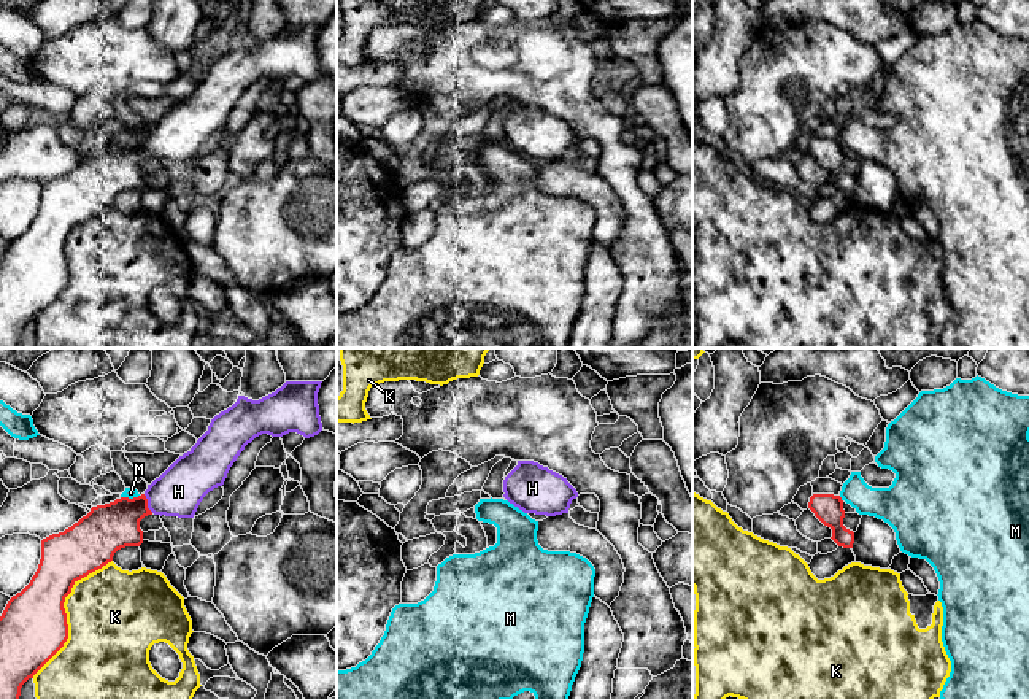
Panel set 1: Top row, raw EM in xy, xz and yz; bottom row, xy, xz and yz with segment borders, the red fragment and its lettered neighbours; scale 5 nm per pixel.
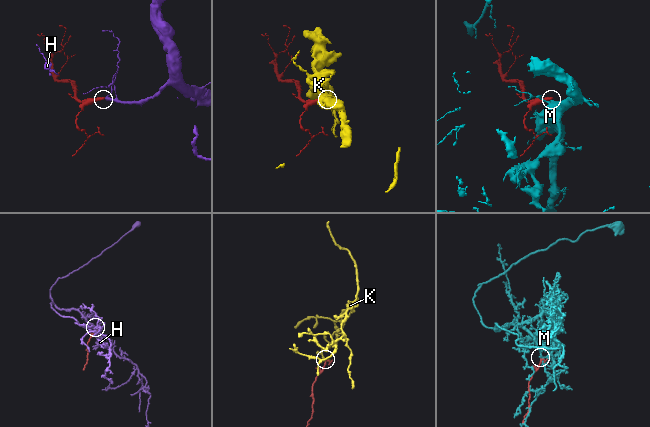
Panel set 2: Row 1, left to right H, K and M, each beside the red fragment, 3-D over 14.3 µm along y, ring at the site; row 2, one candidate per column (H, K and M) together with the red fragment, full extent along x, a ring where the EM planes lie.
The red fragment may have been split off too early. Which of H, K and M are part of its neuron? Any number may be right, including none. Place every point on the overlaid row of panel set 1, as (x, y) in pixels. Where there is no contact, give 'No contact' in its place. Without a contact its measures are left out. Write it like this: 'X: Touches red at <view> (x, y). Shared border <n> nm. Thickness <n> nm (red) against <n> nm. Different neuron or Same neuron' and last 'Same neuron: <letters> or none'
H: Touches red at xy (146, 504). Shared border 110 nm. Thickness 240 nm (red) against 240 nm. Same neuron
K: Touches red at xy (64, 612). Shared border 700 nm. Thickness 340 nm (red) against 480 nm. Different neuron
M: Touches red at yz (840, 499). Shared border 40 nm. Thickness 150 nm (red) against 180 nm. Different neuron
Same neuron: H

